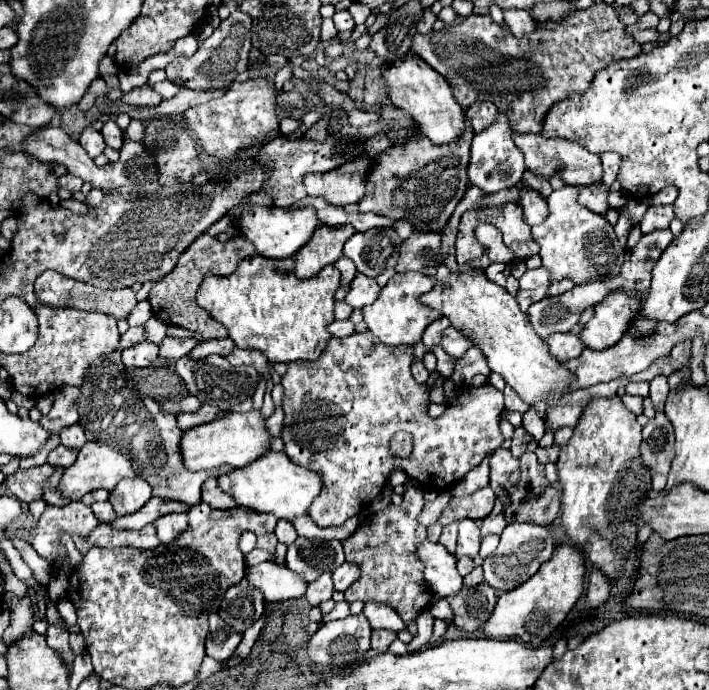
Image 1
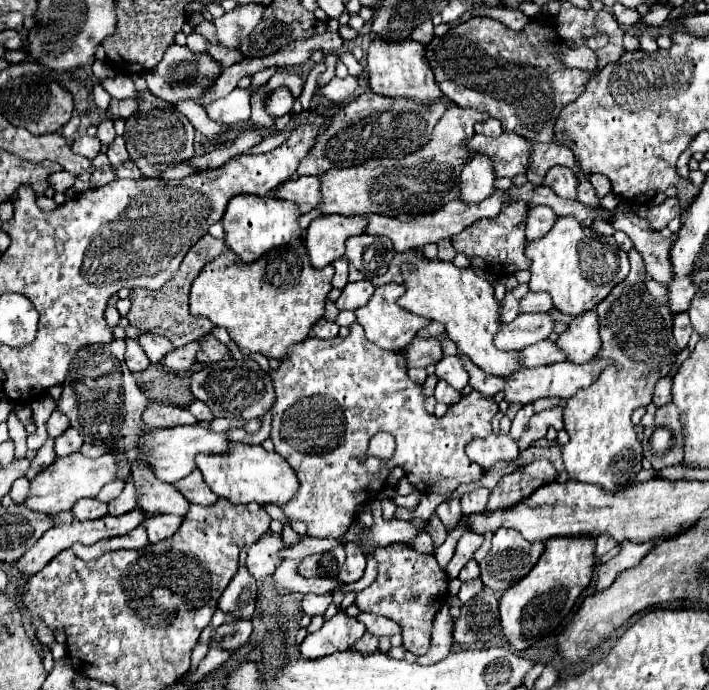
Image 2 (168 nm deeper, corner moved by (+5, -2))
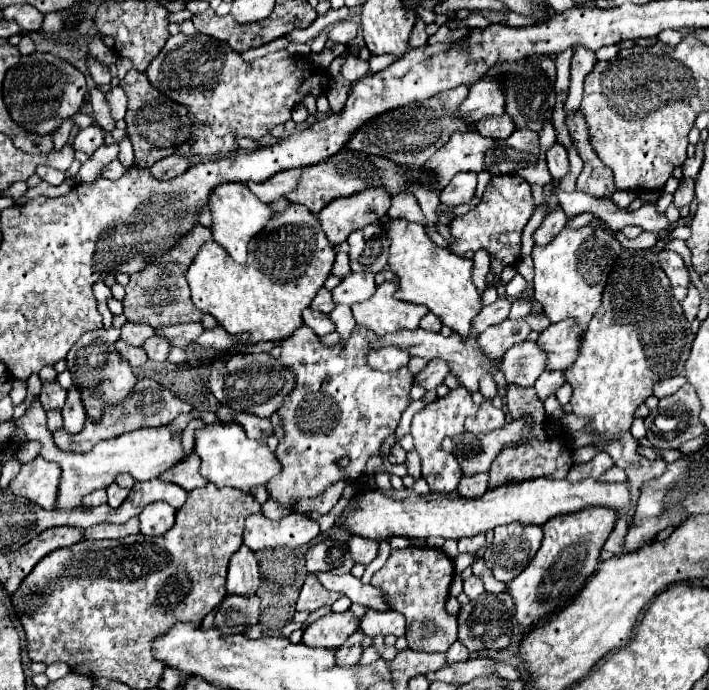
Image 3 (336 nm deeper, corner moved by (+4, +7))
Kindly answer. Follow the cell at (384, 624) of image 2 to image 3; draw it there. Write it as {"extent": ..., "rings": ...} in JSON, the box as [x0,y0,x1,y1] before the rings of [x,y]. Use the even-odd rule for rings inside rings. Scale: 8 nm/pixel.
{"extent":[361,609,405,637],"rings":[[[367,609],[367,613],[361,619],[361,629],[369,635],[369,637],[377,637],[377,635],[405,635],[405,617],[401,617],[401,613],[393,613],[393,611],[375,611],[375,609]]]}

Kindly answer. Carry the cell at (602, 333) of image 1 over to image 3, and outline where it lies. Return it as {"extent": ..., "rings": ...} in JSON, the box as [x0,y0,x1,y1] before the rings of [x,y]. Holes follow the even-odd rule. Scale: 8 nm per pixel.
{"extent":[537,319,583,371],"rings":[[[565,319],[565,321],[549,325],[537,339],[541,349],[549,353],[547,369],[565,371],[569,365],[573,365],[581,349],[579,345],[581,337],[583,337],[583,331],[577,329],[577,321]]]}

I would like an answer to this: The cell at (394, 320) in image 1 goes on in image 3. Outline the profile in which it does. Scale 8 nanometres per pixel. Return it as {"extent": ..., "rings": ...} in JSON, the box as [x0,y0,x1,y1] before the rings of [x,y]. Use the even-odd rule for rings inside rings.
{"extent":[351,281,427,335],"rings":[[[385,281],[371,299],[351,305],[355,321],[377,335],[395,333],[399,329],[417,329],[419,321],[427,315],[427,309],[395,299],[393,293],[397,289],[399,285],[395,281]]]}

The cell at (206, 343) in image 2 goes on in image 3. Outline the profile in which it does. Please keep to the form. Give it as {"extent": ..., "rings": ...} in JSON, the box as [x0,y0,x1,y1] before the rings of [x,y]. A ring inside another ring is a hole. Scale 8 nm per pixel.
{"extent":[157,323,205,349],"rings":[[[185,323],[185,325],[169,325],[163,329],[157,329],[157,335],[167,337],[175,347],[187,349],[187,345],[191,345],[203,331],[205,327],[201,323]]]}

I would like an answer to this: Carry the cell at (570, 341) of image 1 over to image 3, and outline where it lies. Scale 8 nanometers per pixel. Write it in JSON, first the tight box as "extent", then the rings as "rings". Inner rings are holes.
{"extent":[501,341,547,387],"rings":[[[523,341],[521,345],[513,345],[513,349],[503,355],[501,371],[507,383],[529,387],[545,371],[545,365],[547,353],[537,345],[537,341]]]}

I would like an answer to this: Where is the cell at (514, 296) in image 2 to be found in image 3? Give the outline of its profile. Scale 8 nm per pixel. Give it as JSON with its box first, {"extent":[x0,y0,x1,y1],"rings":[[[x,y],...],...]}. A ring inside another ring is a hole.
{"extent":[473,297,511,333],"rings":[[[499,297],[495,303],[485,305],[479,311],[477,321],[473,321],[473,333],[483,333],[489,325],[495,325],[495,323],[507,319],[509,317],[509,309],[511,309],[509,297]]]}

